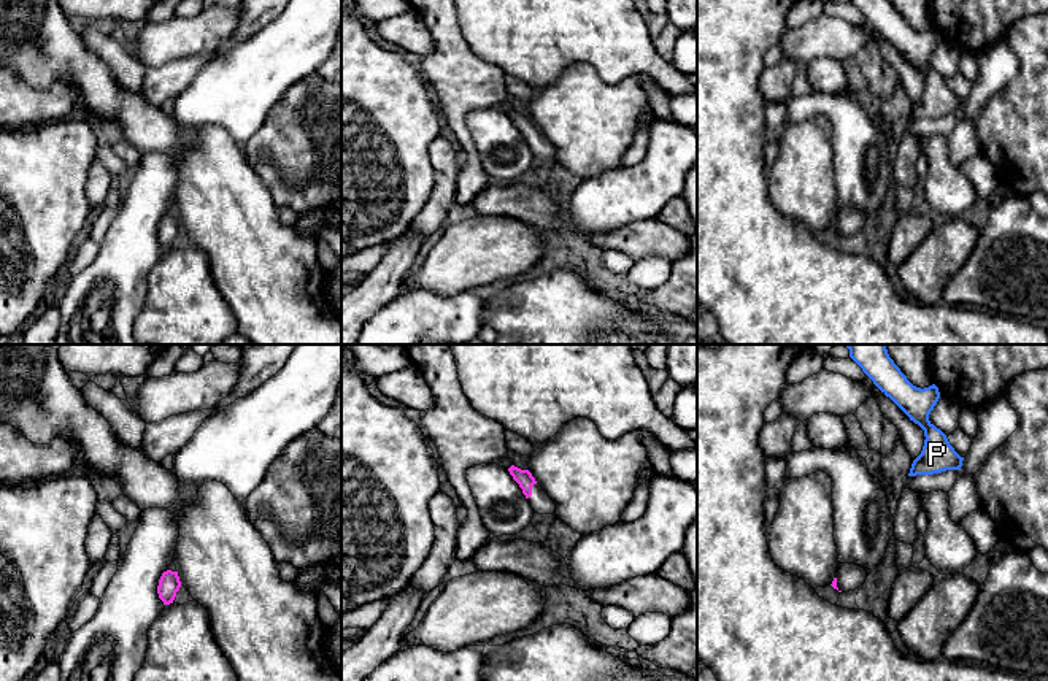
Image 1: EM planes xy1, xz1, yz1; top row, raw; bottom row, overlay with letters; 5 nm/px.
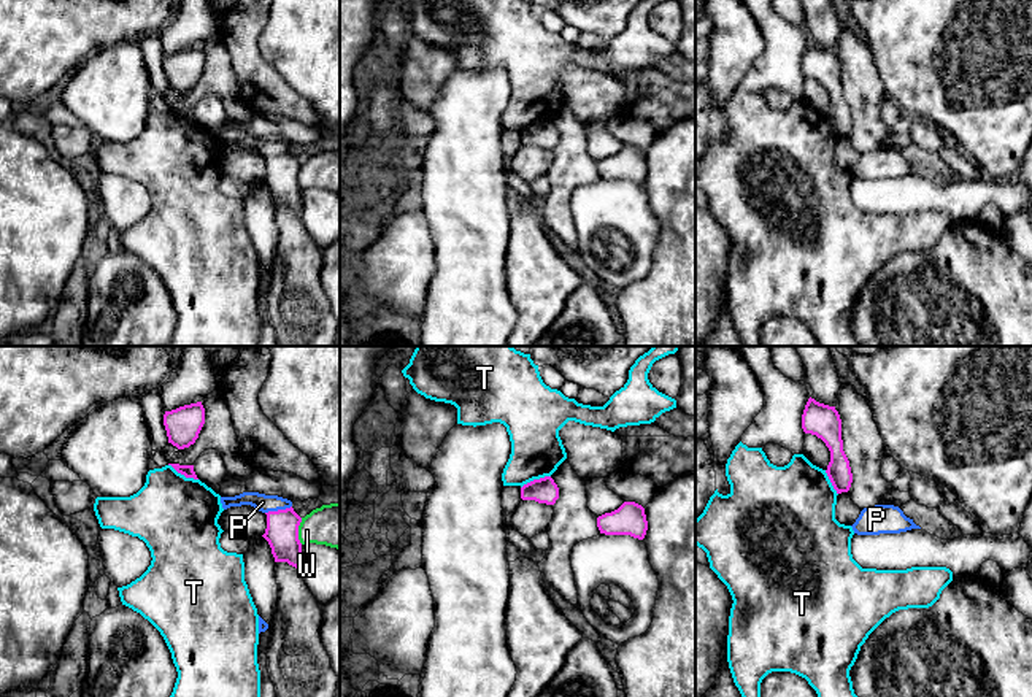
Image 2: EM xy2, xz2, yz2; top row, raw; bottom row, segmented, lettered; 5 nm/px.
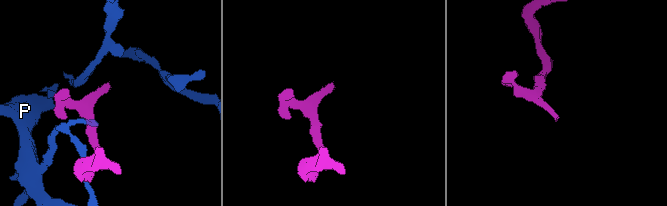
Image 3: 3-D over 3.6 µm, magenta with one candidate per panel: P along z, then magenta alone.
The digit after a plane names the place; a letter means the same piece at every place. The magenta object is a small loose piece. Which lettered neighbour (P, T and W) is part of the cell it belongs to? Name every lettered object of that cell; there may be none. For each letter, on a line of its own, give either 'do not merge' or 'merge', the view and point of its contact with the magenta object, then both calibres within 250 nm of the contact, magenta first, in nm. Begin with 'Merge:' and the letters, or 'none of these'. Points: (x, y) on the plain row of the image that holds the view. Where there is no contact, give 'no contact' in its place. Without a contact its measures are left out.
Merge: none of these
P: do not merge | xy2 (278, 154) | 170/90 nm
T: do not merge | xy2 (183, 118) | 60/420 nm
W: do not merge | xy2 (297, 175) | 170/220 nm

